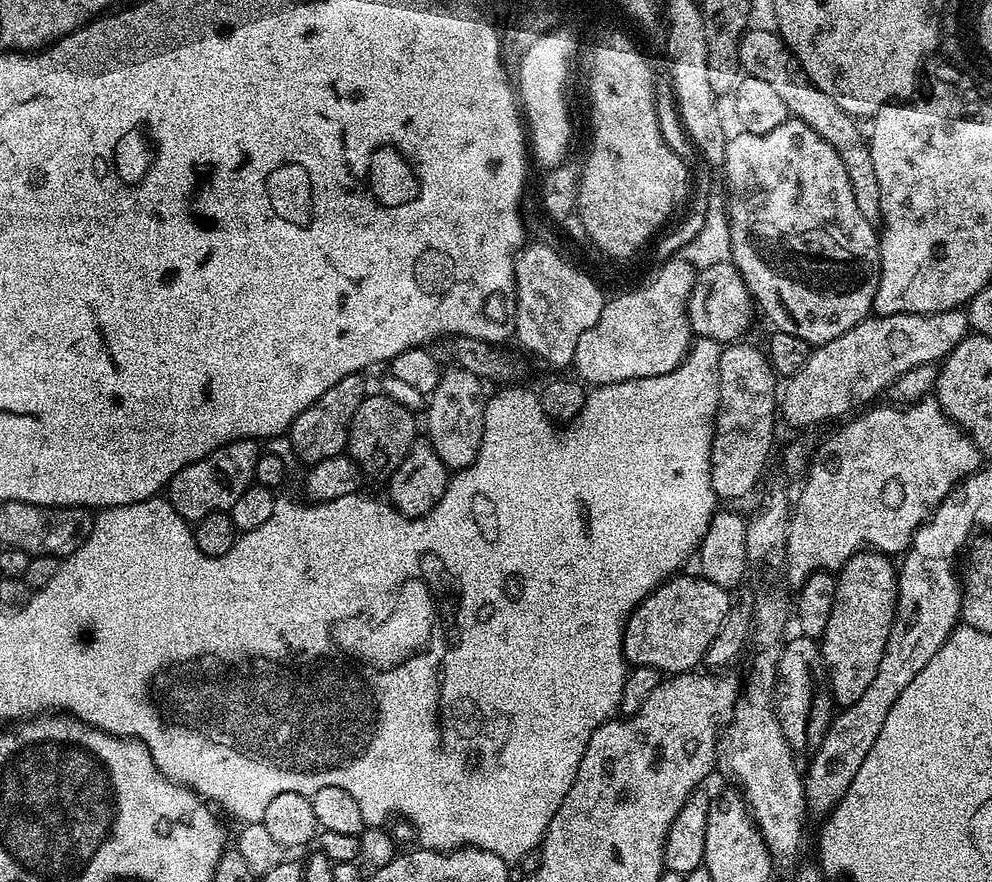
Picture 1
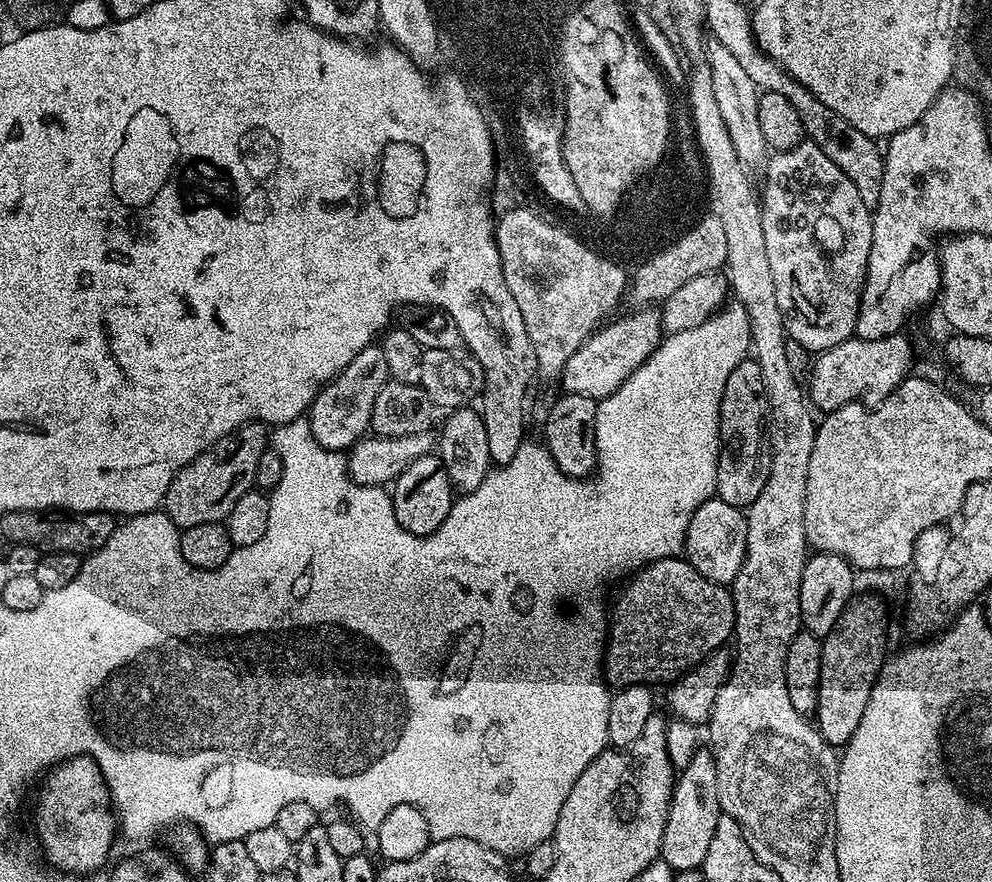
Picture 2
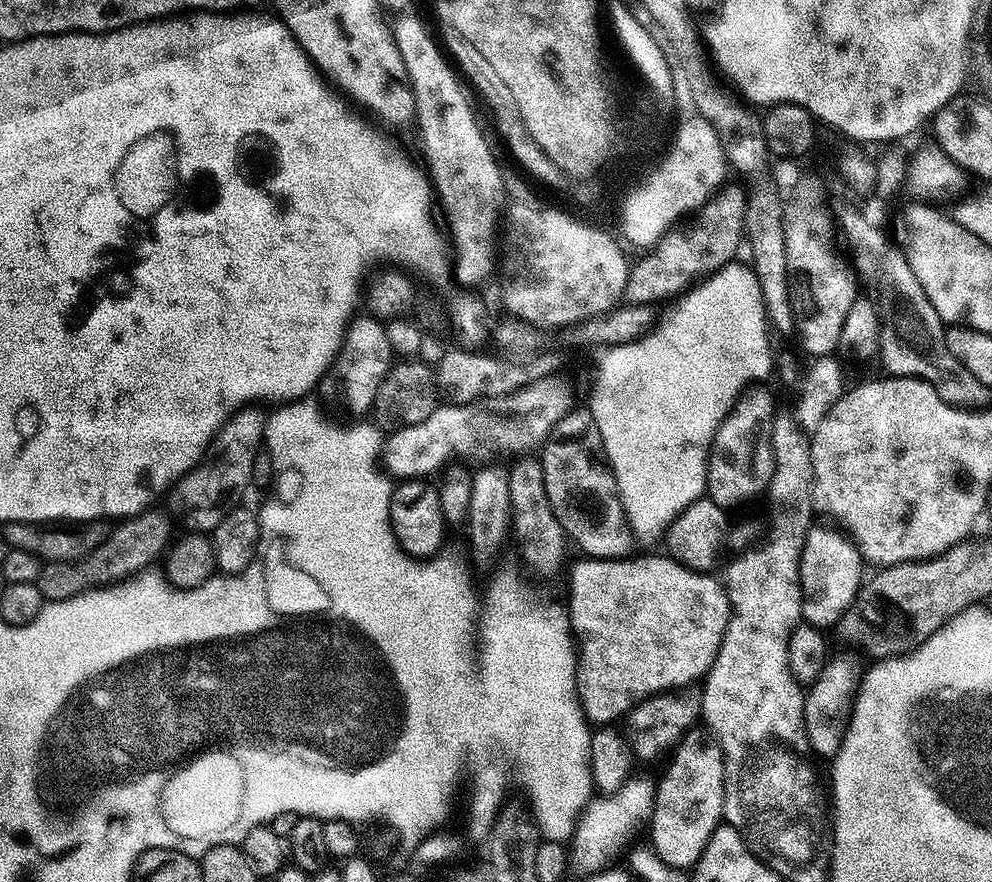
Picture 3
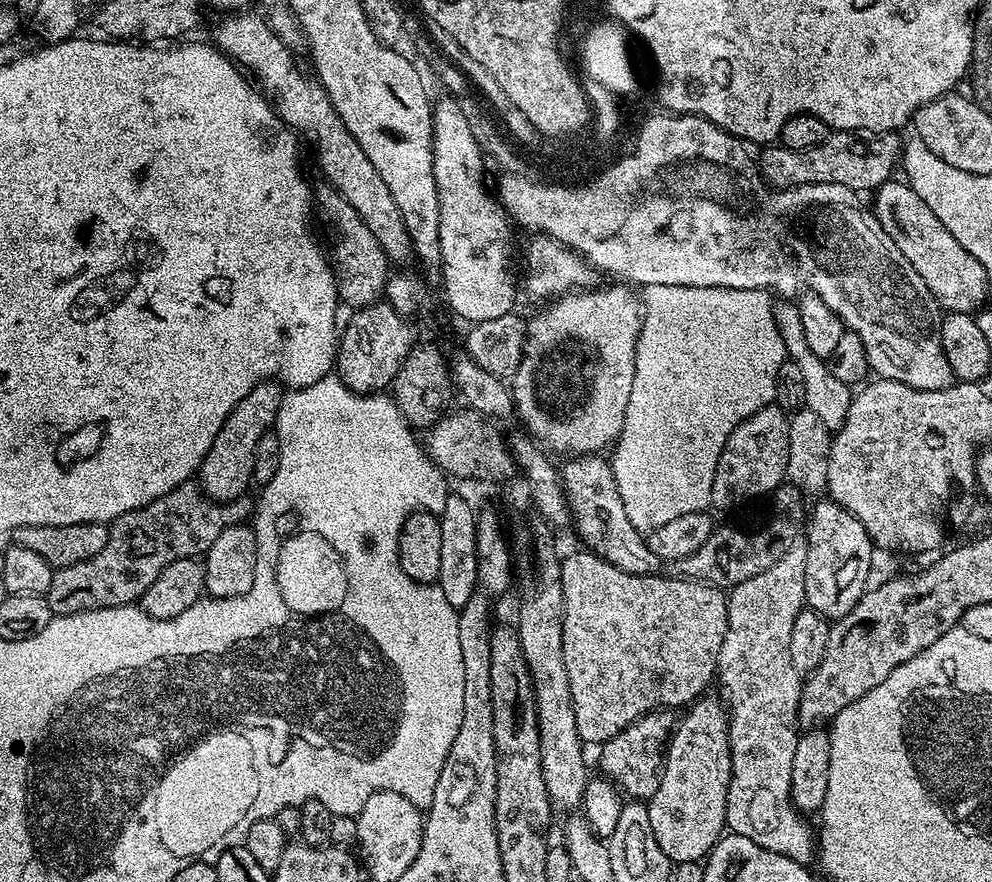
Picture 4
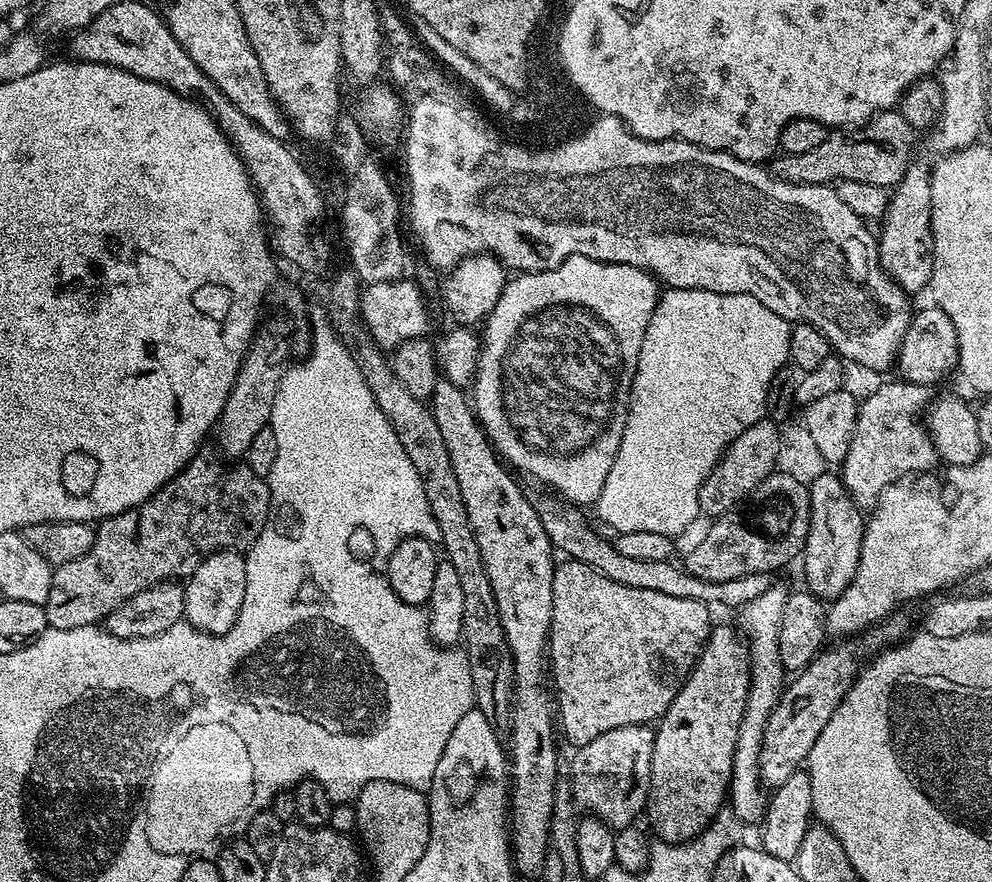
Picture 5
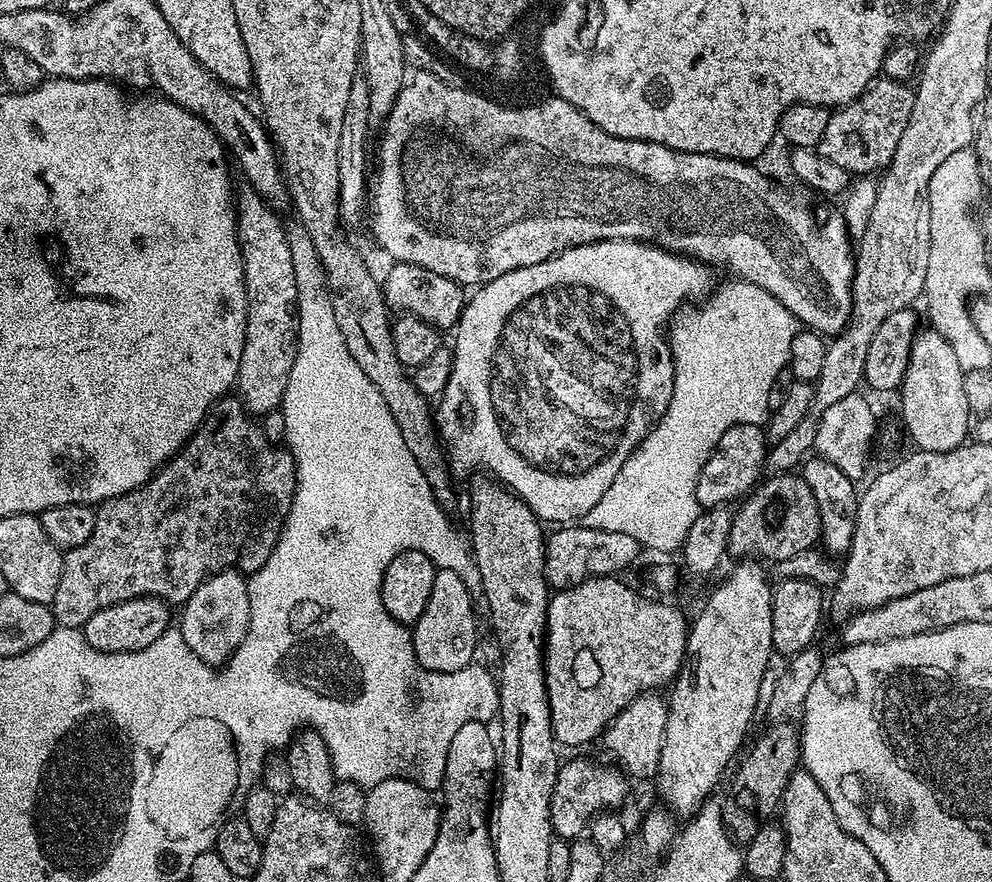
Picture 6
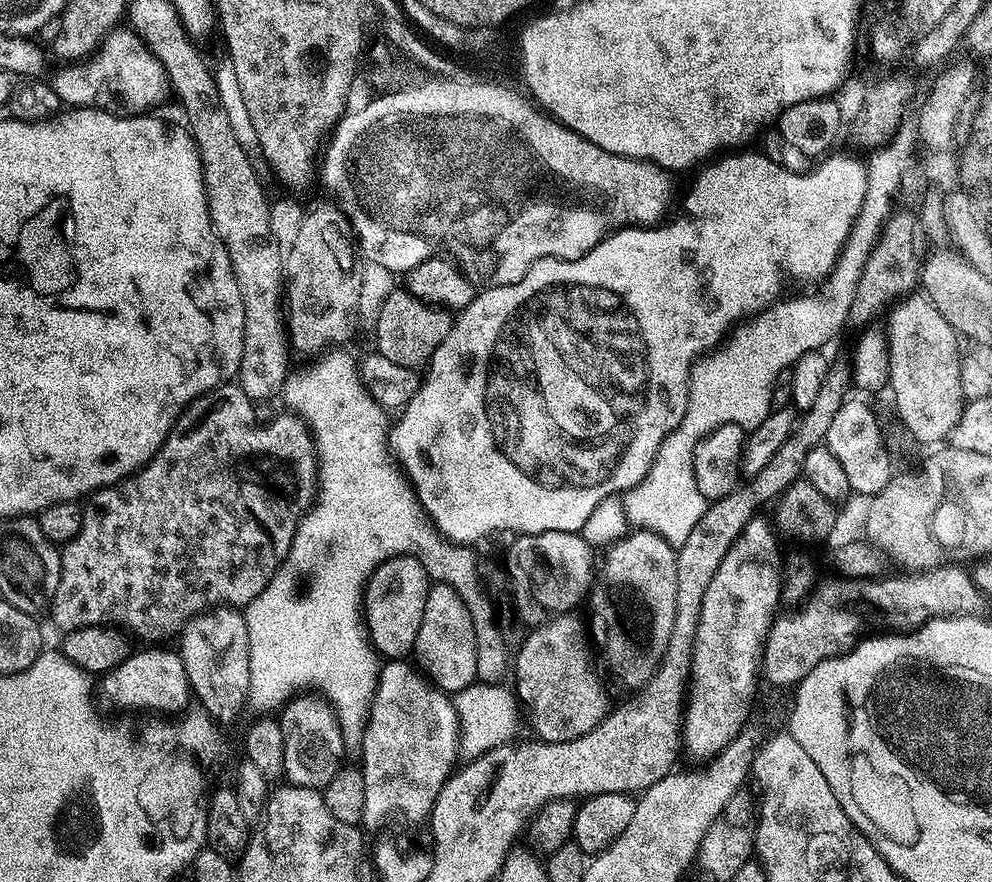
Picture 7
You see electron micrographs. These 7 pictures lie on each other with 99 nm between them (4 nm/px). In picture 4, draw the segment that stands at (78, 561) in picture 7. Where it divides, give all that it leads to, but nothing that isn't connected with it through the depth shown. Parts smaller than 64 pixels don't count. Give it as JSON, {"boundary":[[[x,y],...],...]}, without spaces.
{"boundary":[[[184,491],[170,492],[157,500],[151,500],[144,508],[135,508],[122,514],[117,520],[111,521],[108,541],[106,546],[102,546],[99,554],[94,554],[94,558],[83,560],[74,566],[55,569],[50,578],[50,590],[46,594],[52,613],[69,616],[75,612],[87,612],[90,608],[117,608],[120,604],[139,601],[144,591],[158,578],[158,574],[162,574],[162,570],[170,566],[170,562],[182,558],[203,557],[214,538],[218,538],[218,534],[222,534],[222,530],[228,527],[230,517],[224,509],[227,507],[209,500],[202,494],[191,496]]]}

